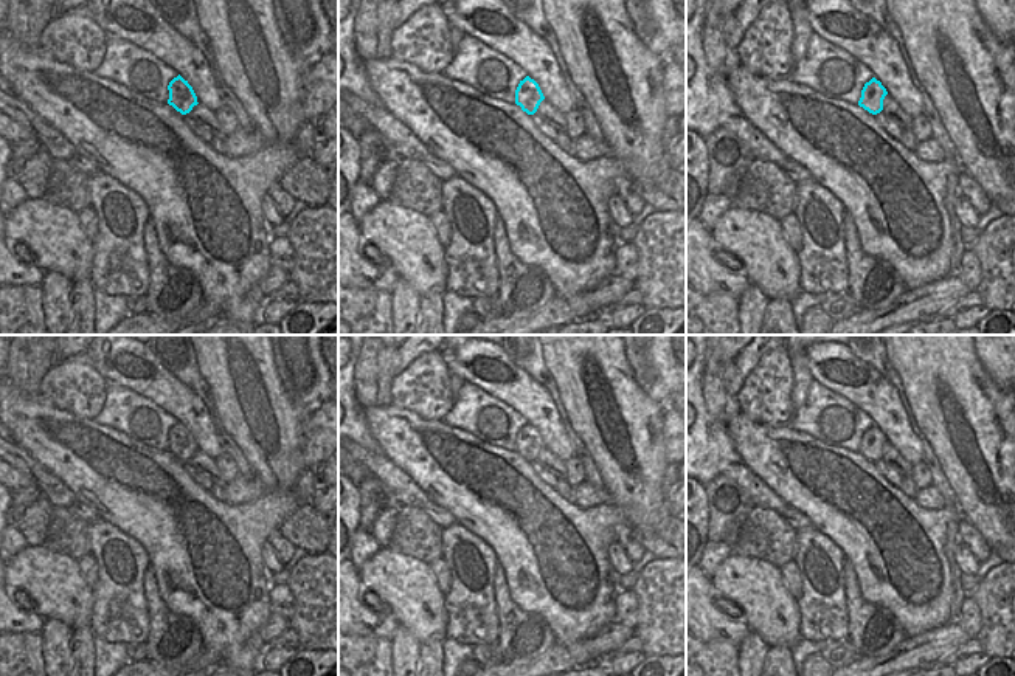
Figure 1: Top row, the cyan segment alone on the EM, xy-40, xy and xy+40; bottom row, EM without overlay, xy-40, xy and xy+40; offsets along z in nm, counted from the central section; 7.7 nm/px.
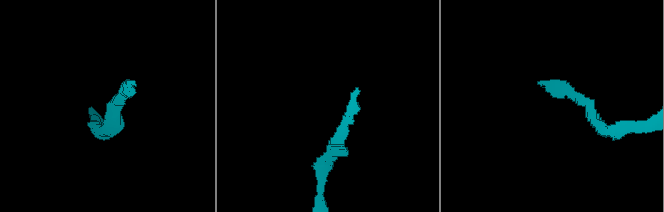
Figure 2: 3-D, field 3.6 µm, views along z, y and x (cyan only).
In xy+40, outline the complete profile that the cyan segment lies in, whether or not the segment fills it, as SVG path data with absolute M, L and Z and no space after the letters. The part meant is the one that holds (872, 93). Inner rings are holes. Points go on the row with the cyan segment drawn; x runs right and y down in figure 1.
M872 78L864 84L858 105L872 115L877 115L883 110L883 99L886 95L888 91L882 82Z

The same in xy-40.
M180 74L169 82L168 90L168 104L182 115L189 113L199 104L192 87Z

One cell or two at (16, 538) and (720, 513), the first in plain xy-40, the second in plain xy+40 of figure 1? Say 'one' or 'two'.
two

